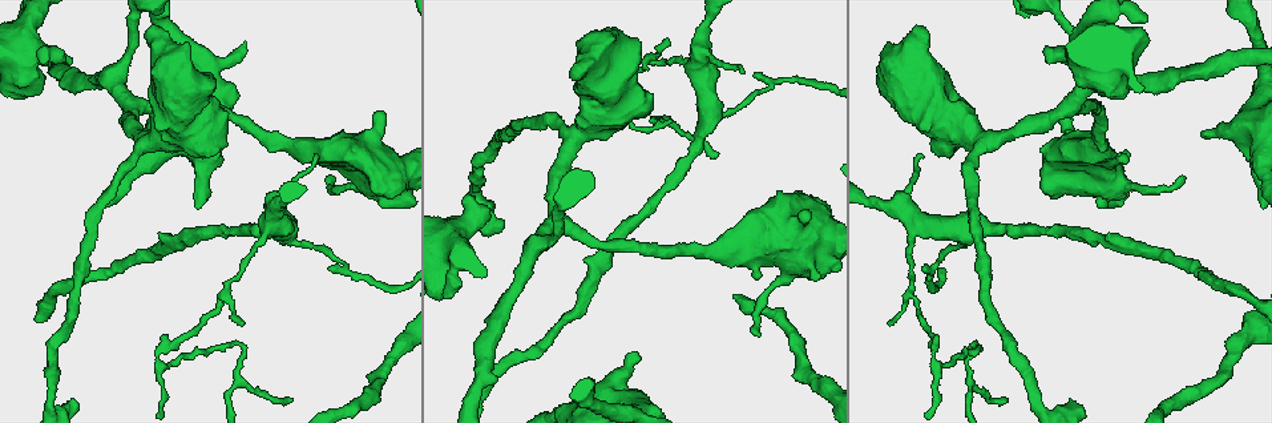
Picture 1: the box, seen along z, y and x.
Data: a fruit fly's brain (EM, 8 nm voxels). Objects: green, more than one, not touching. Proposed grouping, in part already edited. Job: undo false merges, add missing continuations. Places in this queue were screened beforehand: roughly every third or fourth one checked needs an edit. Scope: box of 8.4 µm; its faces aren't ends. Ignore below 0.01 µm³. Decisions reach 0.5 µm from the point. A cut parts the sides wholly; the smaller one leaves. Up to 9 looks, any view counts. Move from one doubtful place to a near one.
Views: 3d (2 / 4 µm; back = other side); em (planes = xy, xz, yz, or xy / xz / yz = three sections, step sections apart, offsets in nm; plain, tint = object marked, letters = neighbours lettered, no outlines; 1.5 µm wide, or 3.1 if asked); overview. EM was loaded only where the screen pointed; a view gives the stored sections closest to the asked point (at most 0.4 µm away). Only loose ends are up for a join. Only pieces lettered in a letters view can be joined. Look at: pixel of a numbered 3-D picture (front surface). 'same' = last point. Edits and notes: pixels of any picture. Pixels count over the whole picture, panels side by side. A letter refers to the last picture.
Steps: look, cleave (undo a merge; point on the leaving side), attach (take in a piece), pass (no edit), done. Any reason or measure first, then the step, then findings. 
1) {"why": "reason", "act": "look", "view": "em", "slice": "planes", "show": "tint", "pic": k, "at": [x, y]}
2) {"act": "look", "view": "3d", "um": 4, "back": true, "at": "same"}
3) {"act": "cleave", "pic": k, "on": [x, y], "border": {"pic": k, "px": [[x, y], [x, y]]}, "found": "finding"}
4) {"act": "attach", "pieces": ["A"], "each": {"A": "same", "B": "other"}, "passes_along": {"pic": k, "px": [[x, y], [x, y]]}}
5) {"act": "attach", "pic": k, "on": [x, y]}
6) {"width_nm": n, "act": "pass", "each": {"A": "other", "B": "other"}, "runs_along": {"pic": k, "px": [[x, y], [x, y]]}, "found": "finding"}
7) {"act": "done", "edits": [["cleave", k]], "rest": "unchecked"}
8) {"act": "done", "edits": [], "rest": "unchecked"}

{"why": "stops while still wide", "act": "look", "view": "em", "slice": "xz", "step": 8, "show": "tint", "pic": 1, "at": [637, 354]}

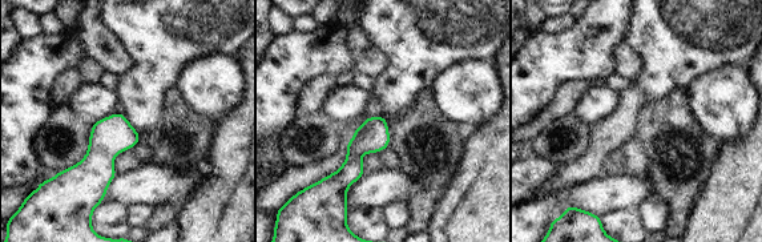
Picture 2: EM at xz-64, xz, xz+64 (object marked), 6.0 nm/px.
{"why": "cut it another way", "act": "look", "view": "em", "slice": "planes", "show": "letters", "at": "same"}

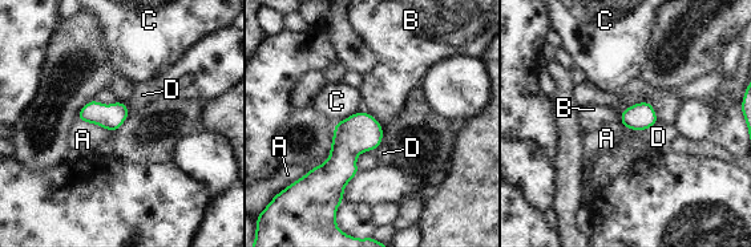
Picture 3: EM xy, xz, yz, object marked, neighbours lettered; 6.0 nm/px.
{"act": "pass", "each": {"A": "other", "B": "other", "C": "other", "D": "other"}, "border": {"pic": 3, "px": [[367, 112], [383, 126]]}, "found": "none of them fits"}

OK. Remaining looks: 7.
{"why": "tapers out", "act": "look", "view": "3d", "um": 4, "pic": 1, "at": [890, 326]}

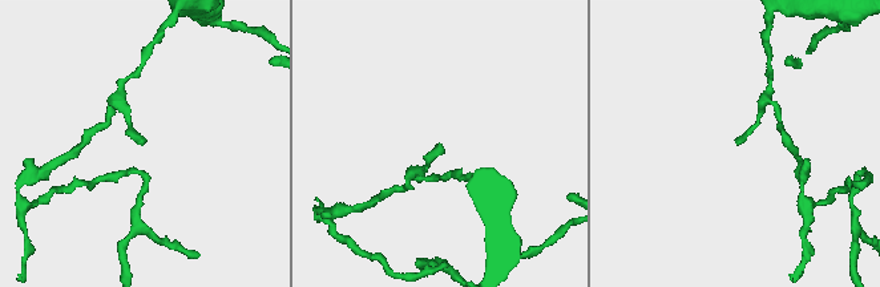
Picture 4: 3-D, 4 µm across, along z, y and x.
{"act": "look", "view": "em", "slice": "xz", "step": 8, "show": "letters", "pic": 4, "at": [140, 144]}

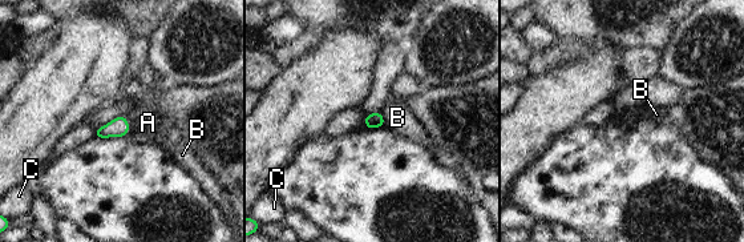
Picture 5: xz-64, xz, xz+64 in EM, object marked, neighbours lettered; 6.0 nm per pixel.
{"act": "pass", "each": {"A": "other", "B": "other", "C": "other"}, "border": {"pic": 5, "px": [[380, 112], [387, 125]]}, "found": "none of them fits"}

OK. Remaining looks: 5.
{"why": "an open end", "act": "look", "view": "3d", "um": 2, "pic": 1, "at": [1002, 396]}

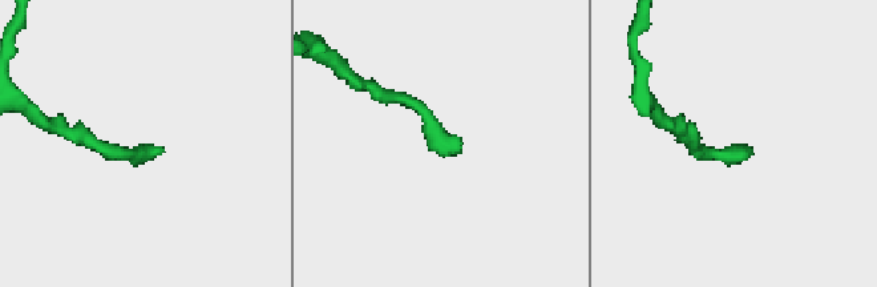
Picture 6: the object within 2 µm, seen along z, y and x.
{"why": "shape alone is not enough", "act": "look", "view": "em", "slice": "planes", "show": "letters", "pic": 6, "at": [746, 144]}

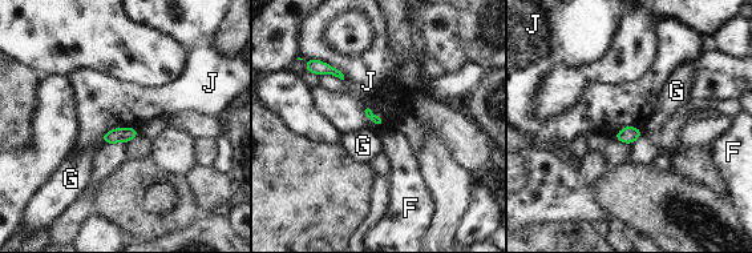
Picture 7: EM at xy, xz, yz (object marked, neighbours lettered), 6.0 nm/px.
{"longest_contact_nm": ["J", 160], "act": "pass", "each": {"F": "other", "G": "other", "J": "other"}, "border": {"pic": 7, "px": [[363, 111], [370, 108], [385, 123]]}, "found": "none of them fits"}

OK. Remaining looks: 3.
{"why": "small branch off a trunk", "act": "look", "view": "em", "slice": "planes", "show": "tint", "pic": 1, "at": [147, 141]}

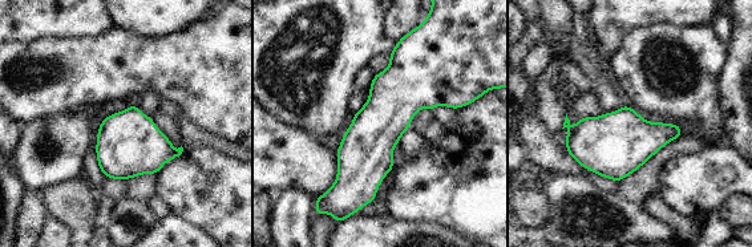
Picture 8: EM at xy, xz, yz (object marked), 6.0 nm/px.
{"act": "look", "view": "em", "slice": "planes", "show": "letters", "at": "same"}

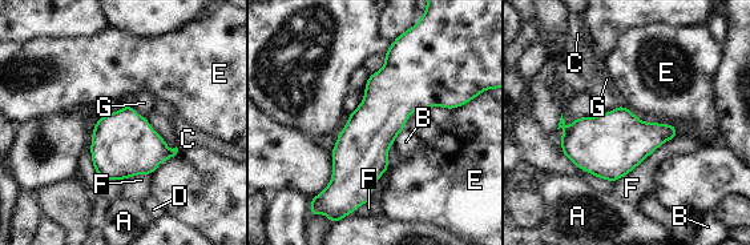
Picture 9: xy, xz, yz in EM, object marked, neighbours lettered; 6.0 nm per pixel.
{"width_nm": 300, "act": "pass", "each": {"A": "other", "B": "other", "C": "other", "D": "other", "E": "other", "F": "other", "G": "other"}, "border": {"pic": 9, "px": [[677, 135], [657, 147], [615, 183]]}, "found": "all the same cell"}

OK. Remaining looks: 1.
{"act": "done", "edits": [], "rest": "unchecked"}

